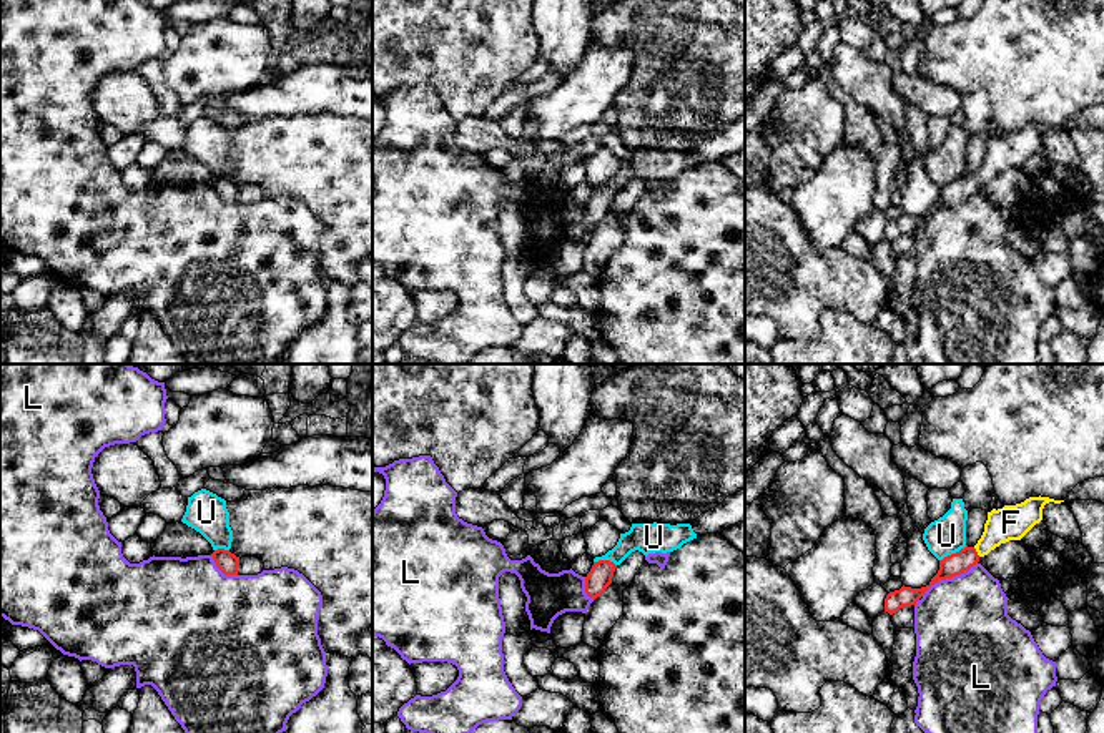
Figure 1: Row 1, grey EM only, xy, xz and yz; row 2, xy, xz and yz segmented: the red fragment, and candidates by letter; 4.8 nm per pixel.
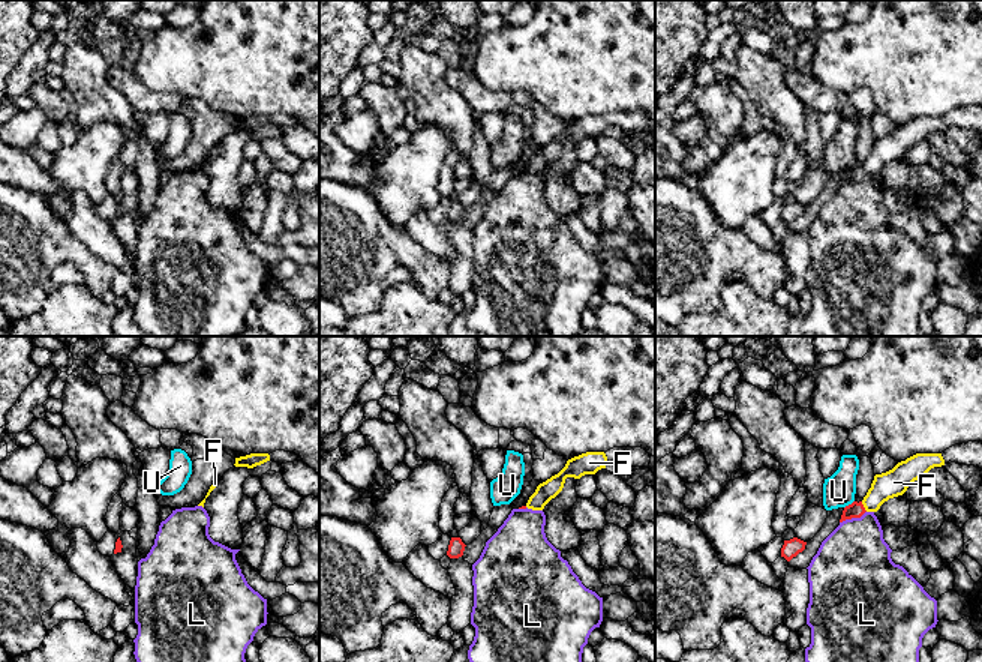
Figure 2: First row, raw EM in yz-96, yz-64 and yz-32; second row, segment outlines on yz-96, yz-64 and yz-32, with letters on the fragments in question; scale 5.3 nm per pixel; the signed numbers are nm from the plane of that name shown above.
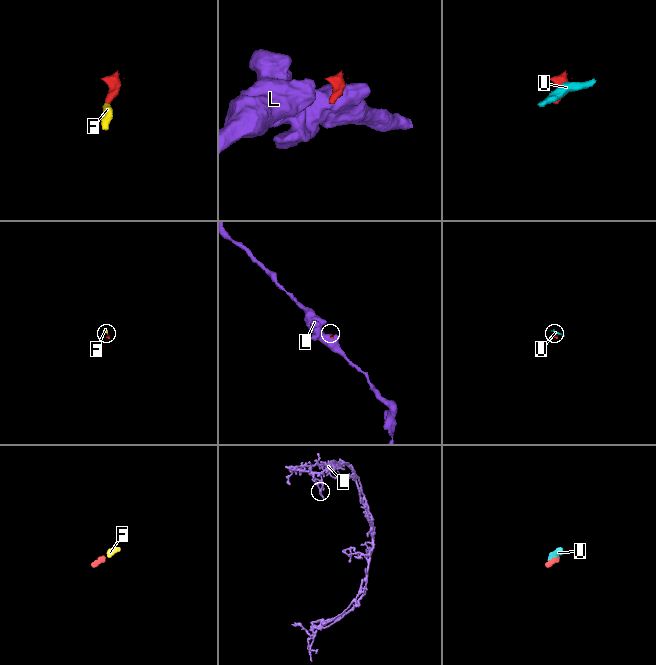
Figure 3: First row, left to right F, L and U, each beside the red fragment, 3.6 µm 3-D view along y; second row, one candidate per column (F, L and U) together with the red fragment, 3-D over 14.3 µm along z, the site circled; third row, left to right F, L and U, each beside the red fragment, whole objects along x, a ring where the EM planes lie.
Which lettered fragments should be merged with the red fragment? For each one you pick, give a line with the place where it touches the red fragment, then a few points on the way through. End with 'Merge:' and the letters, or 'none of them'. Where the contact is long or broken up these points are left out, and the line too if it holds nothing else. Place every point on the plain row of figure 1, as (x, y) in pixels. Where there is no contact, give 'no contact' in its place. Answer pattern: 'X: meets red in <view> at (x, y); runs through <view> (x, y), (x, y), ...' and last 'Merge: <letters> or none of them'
F: meets red in yz at (976, 180); runs through yz (960, 190), (976, 180), (1005, 152), (1011, 150)
Merge: F

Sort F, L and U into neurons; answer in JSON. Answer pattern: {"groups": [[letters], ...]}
{"groups": [["F"], ["L"], ["U"]]}

